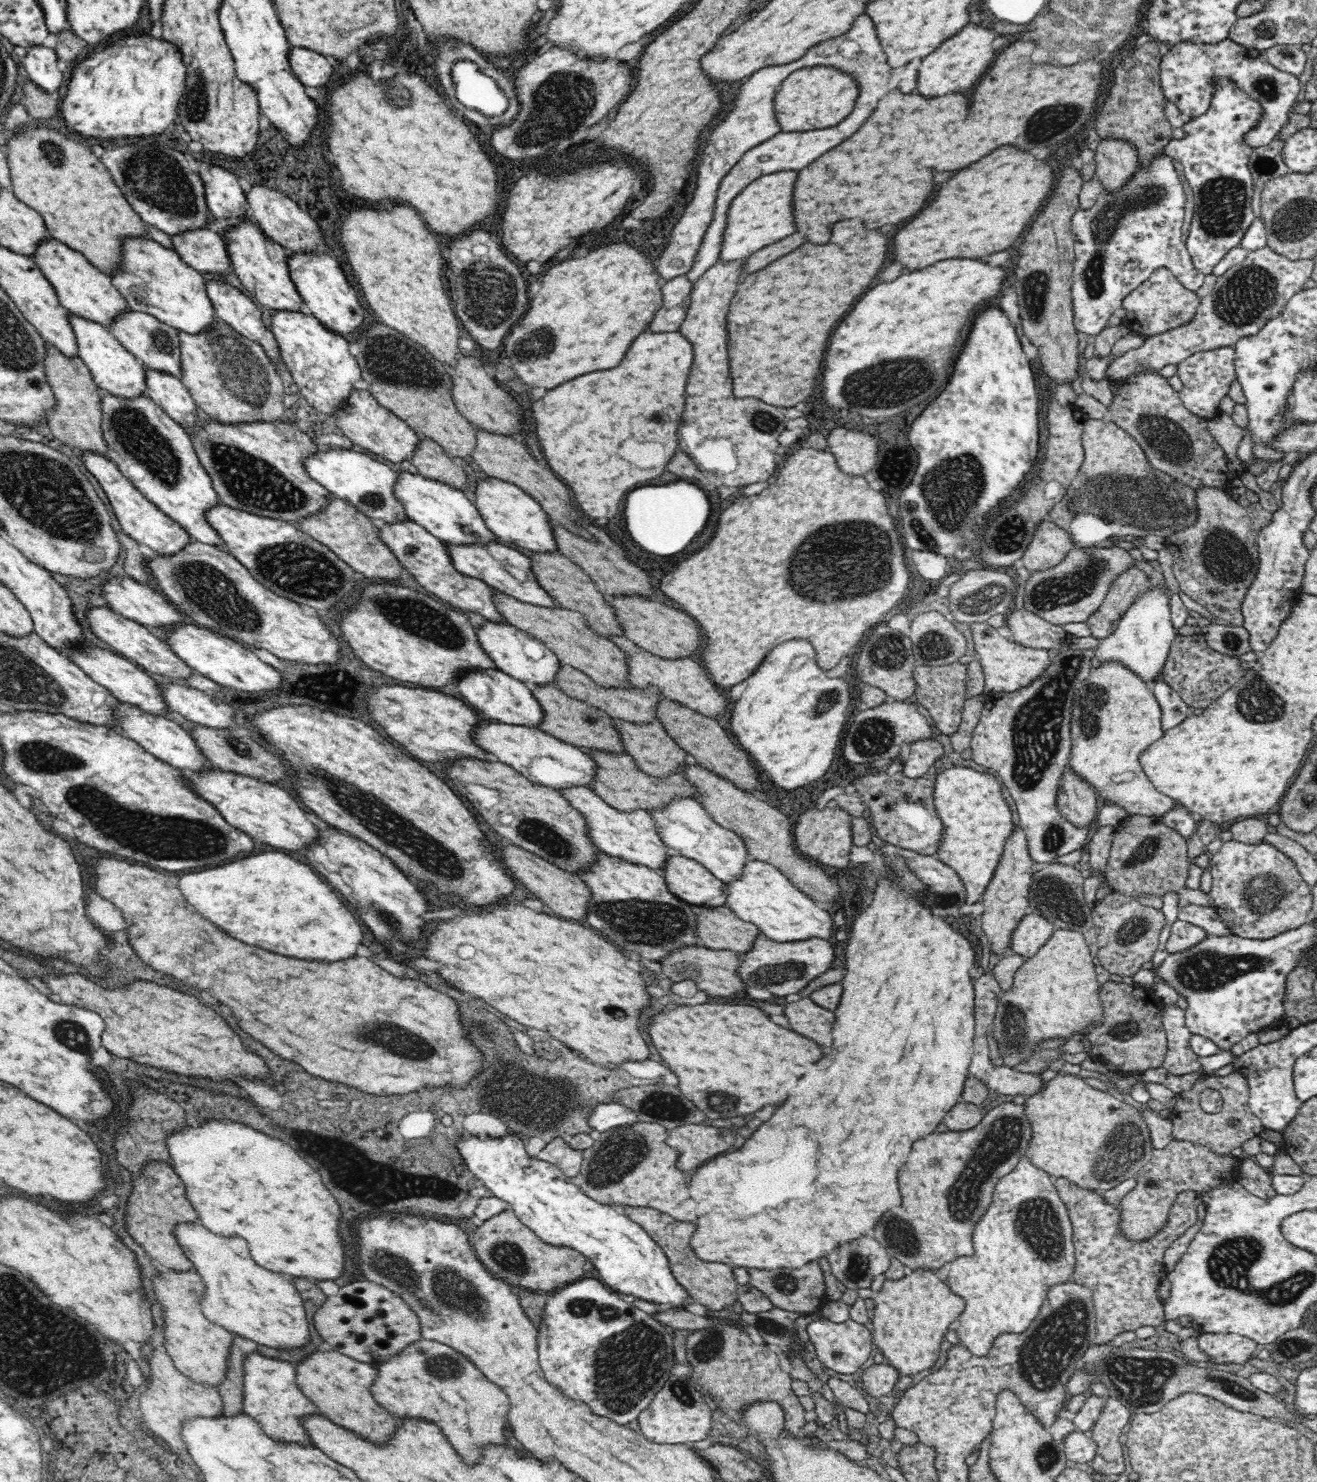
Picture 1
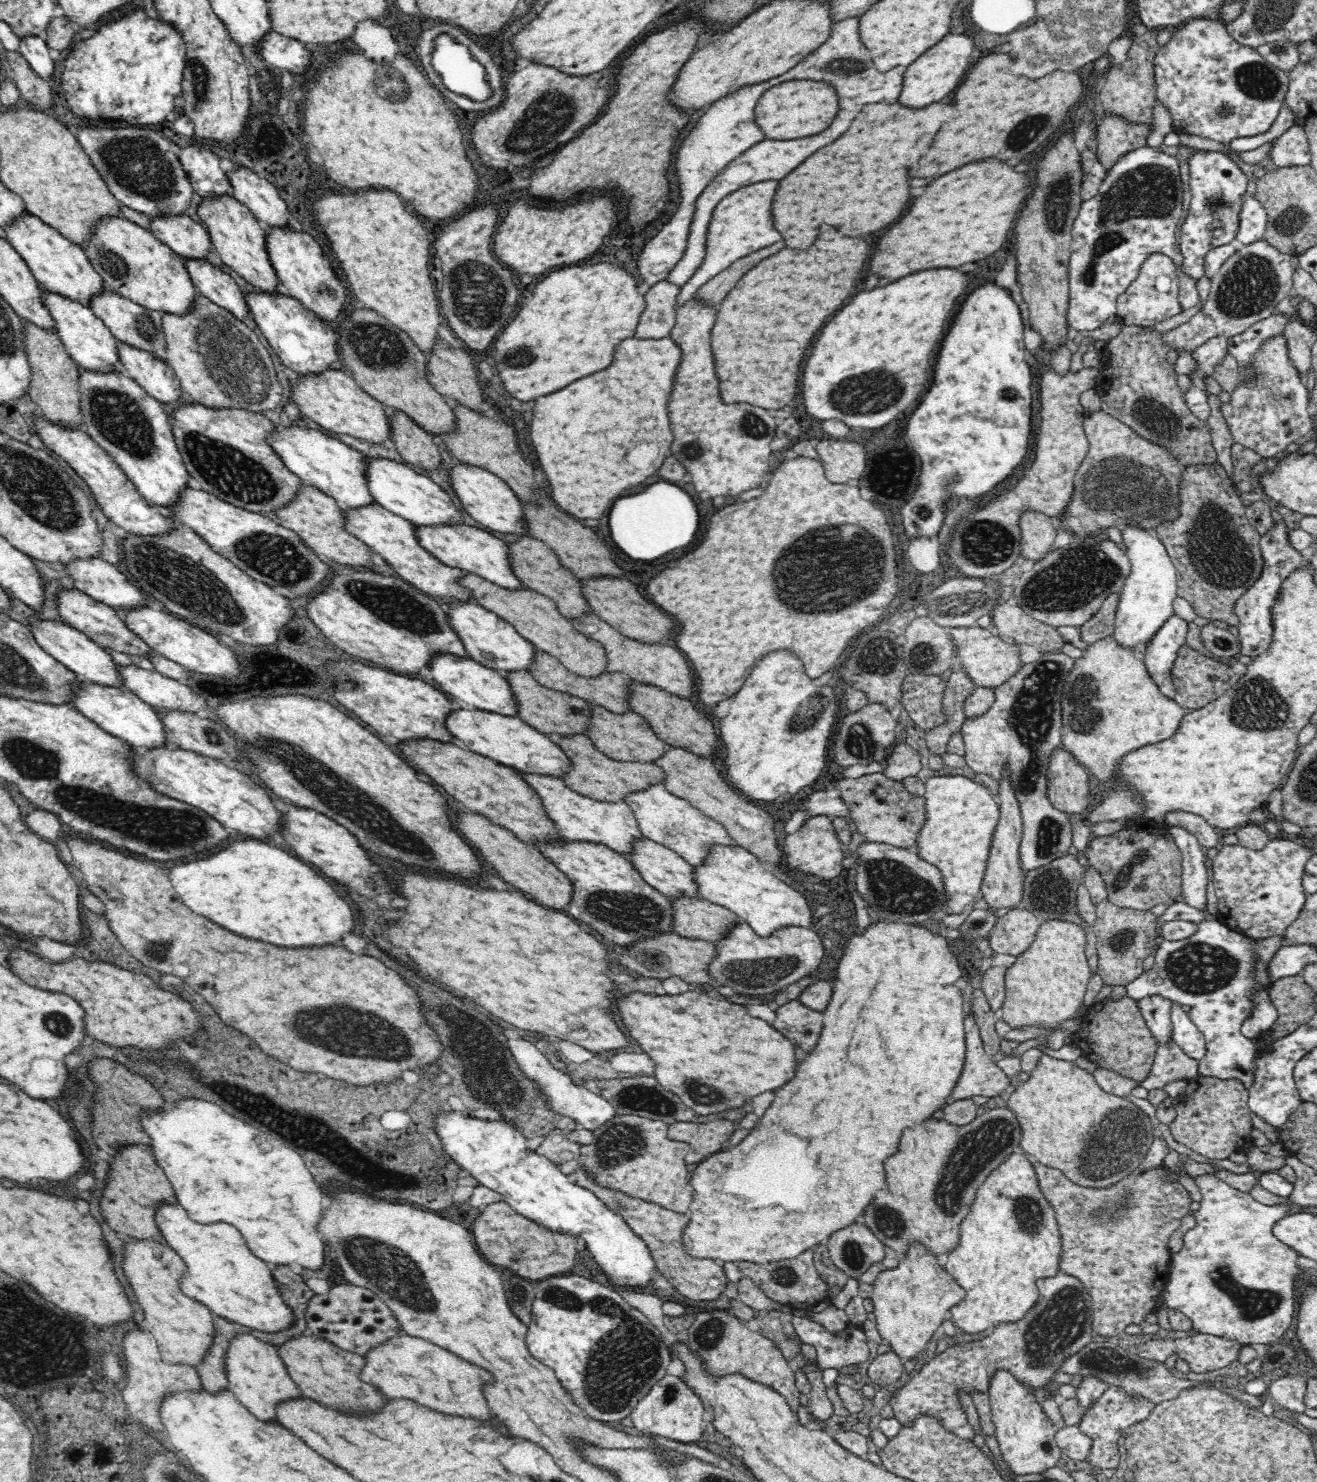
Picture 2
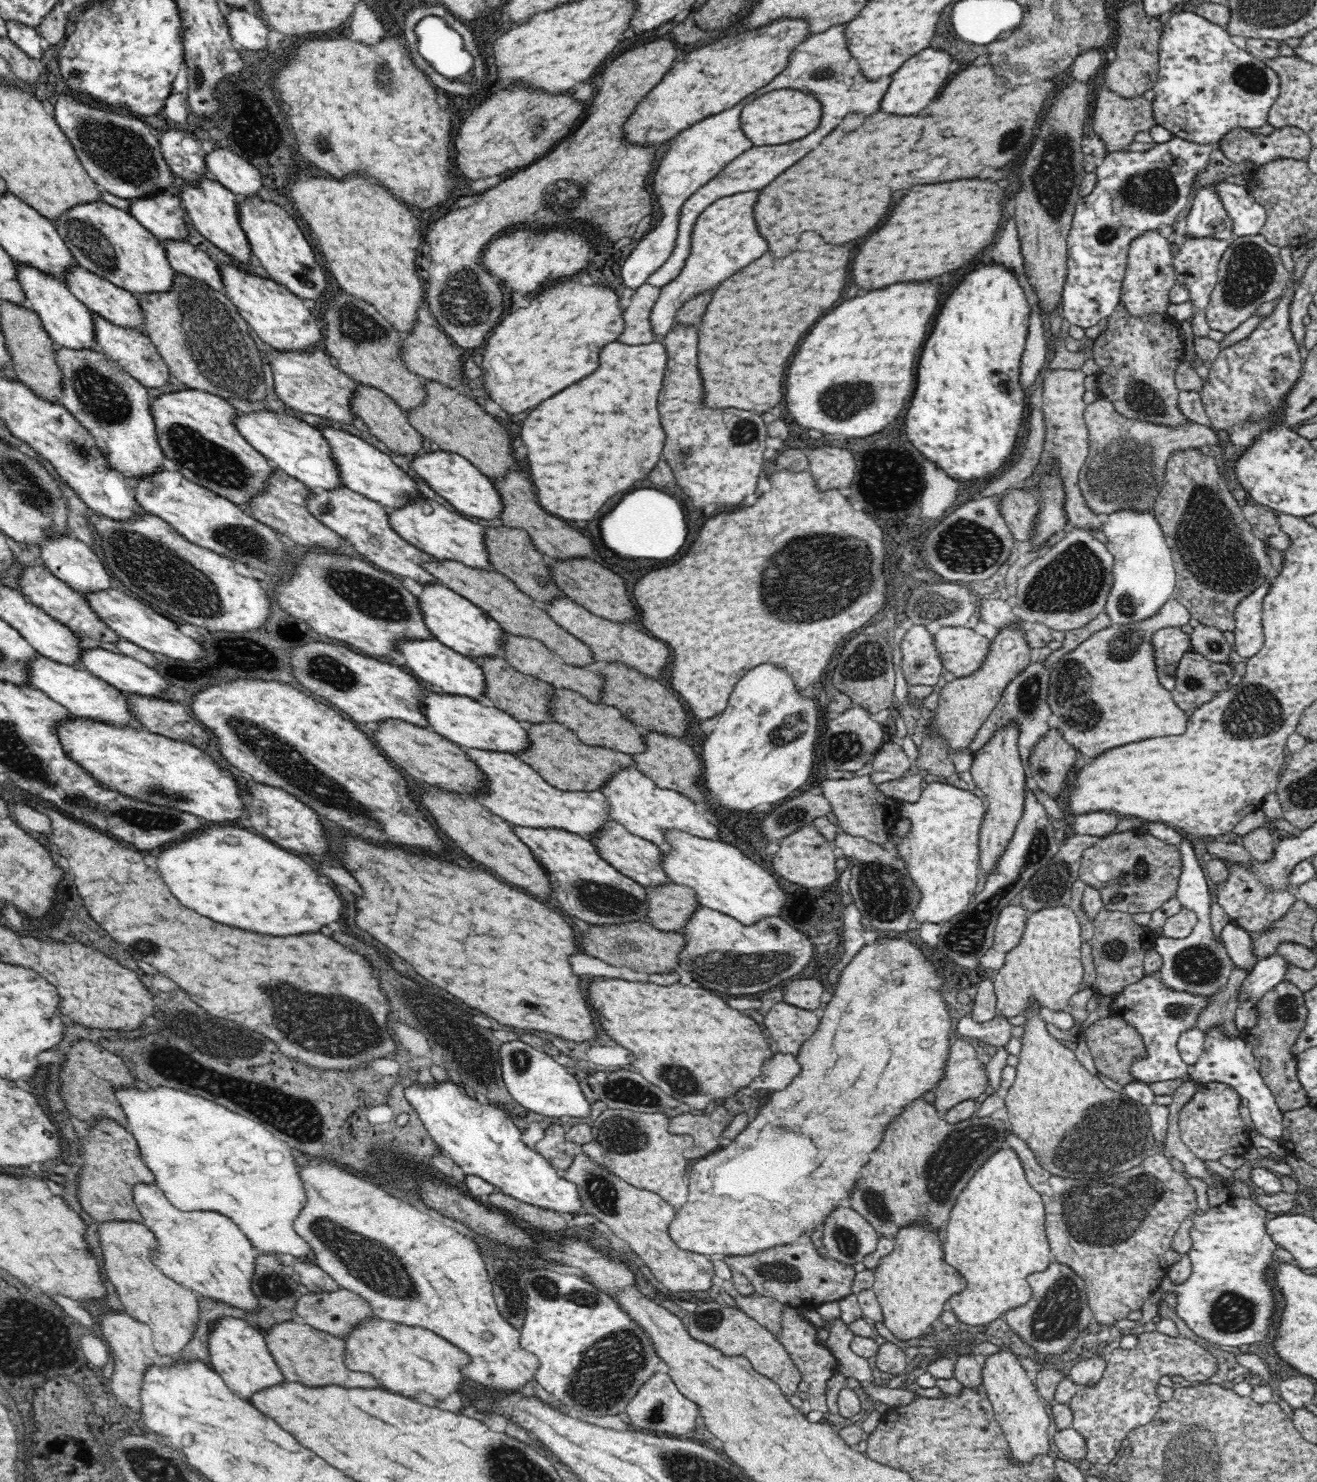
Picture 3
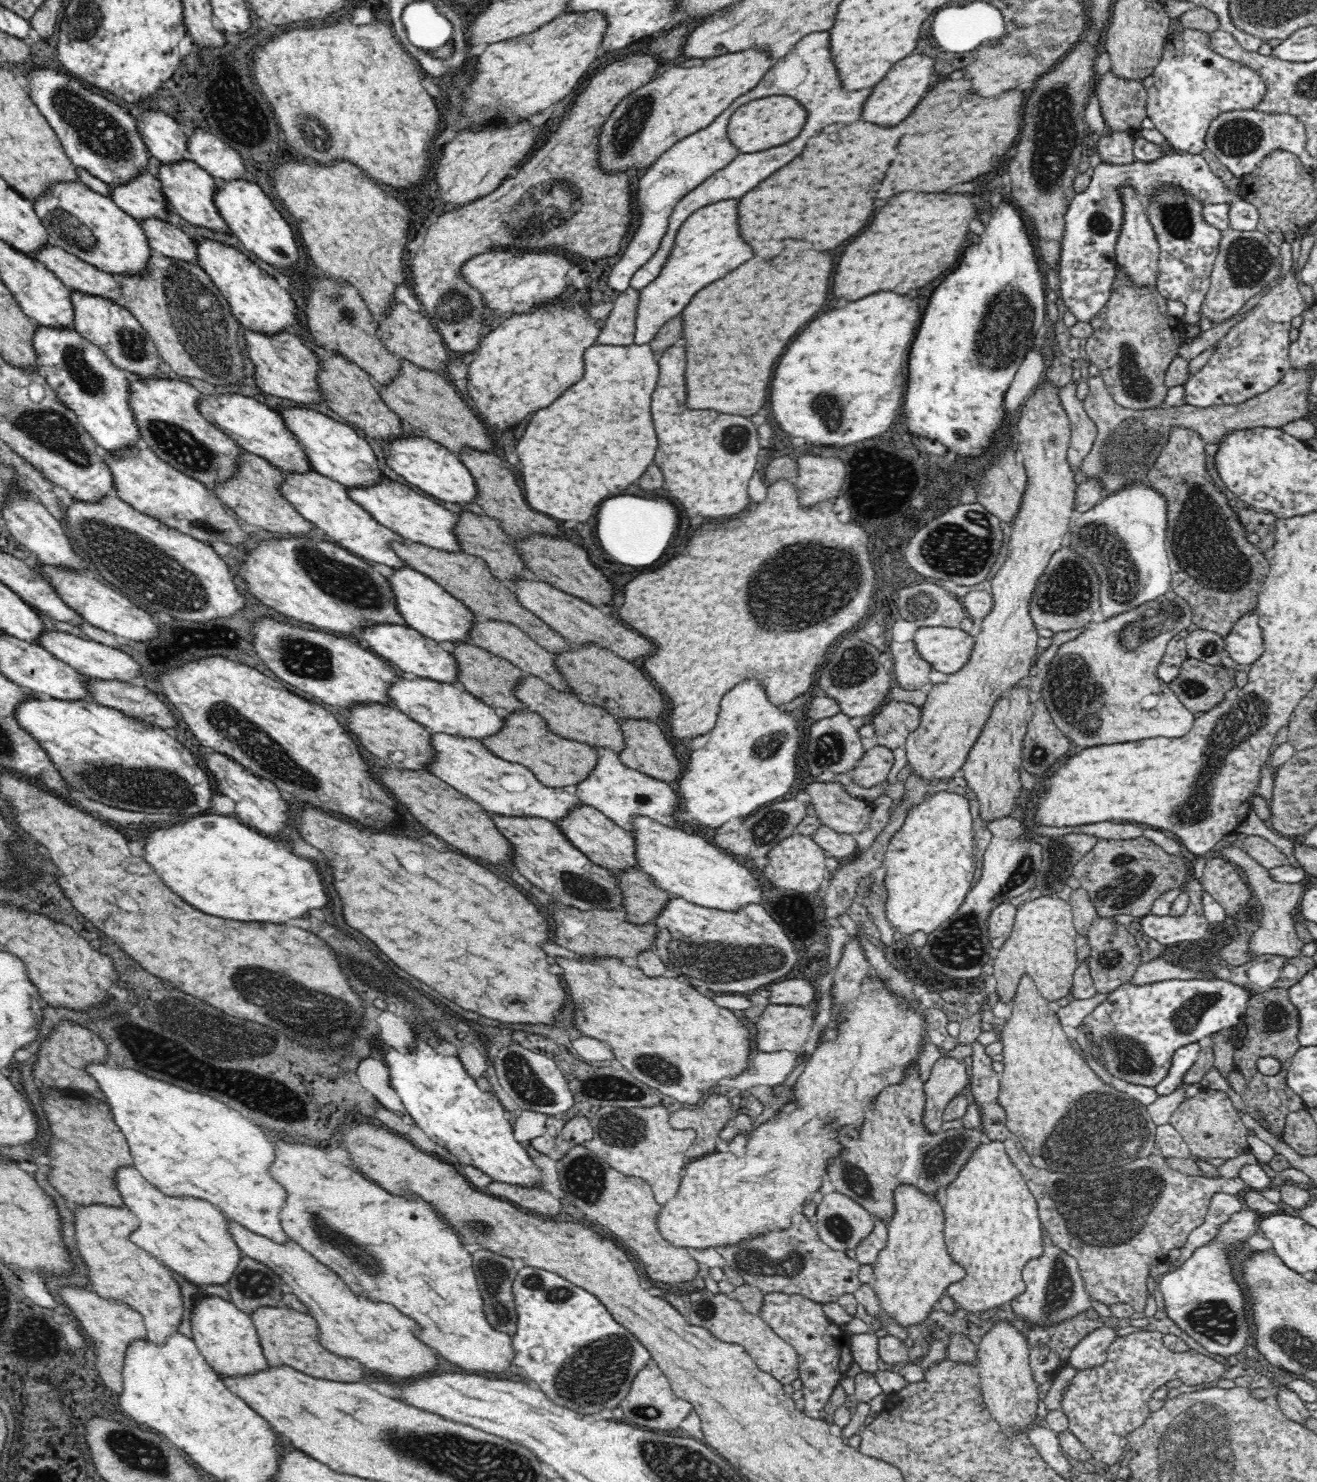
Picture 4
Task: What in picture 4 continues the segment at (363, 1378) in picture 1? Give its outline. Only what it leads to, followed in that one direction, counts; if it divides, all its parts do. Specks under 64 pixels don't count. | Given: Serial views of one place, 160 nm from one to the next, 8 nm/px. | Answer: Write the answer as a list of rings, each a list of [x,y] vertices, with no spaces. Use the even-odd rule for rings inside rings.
[[[280,1304],[280,1306],[258,1306],[252,1310],[250,1316],[258,1333],[262,1354],[270,1366],[288,1364],[310,1376],[326,1380],[346,1380],[346,1382],[354,1382],[366,1370],[358,1360],[338,1356],[324,1348],[316,1335],[318,1323],[314,1322],[314,1318],[308,1313]]]

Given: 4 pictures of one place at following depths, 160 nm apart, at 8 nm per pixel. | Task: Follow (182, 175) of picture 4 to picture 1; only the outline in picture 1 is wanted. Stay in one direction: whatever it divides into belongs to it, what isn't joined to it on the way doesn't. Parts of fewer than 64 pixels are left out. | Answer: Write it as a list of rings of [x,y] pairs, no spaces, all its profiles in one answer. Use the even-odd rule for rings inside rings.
[[[248,215],[238,224],[230,226],[222,236],[234,273],[242,282],[242,286],[252,292],[252,296],[262,304],[265,310],[302,312],[302,298],[290,280],[287,266],[288,251],[274,243]]]

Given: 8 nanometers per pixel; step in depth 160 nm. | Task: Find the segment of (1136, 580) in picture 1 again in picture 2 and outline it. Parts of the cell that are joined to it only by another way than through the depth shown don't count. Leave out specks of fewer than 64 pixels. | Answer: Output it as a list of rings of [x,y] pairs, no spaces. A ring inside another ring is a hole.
[[[1119,593],[1108,596],[1102,602],[1099,611],[1079,627],[1079,635],[1087,645],[1102,640],[1102,638],[1110,637],[1114,633],[1118,596]]]

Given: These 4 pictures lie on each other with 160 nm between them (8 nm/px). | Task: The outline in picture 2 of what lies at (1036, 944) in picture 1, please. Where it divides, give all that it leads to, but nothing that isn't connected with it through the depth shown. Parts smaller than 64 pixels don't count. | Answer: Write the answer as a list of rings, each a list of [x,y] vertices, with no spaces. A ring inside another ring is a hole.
[[[1019,907],[1000,915],[990,931],[991,949],[1000,954],[1016,957],[1034,940],[1040,921],[1028,909]]]

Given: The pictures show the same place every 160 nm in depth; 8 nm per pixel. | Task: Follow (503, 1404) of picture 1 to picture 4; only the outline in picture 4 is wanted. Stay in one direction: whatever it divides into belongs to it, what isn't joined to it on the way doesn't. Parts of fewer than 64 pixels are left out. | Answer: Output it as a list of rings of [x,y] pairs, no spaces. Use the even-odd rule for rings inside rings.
[[[226,1216],[227,1224],[228,1224],[228,1233],[230,1233],[230,1237],[234,1240],[234,1243],[238,1245],[238,1249],[240,1249],[240,1253],[242,1256],[248,1257],[251,1260],[256,1260],[261,1264],[264,1264],[268,1269],[274,1271],[278,1277],[282,1279],[288,1286],[291,1288],[291,1292],[298,1297],[301,1303],[304,1303],[304,1308],[306,1308],[306,1312],[310,1314],[312,1318],[314,1318],[314,1322],[318,1323],[318,1341],[324,1348],[327,1348],[330,1352],[337,1354],[338,1356],[343,1356],[344,1358],[354,1358],[364,1364],[364,1366],[368,1366],[370,1370],[378,1370],[378,1372],[382,1372],[384,1376],[390,1376],[390,1378],[398,1378],[398,1380],[404,1380],[404,1378],[416,1378],[416,1376],[424,1376],[424,1374],[428,1374],[428,1372],[434,1372],[436,1370],[436,1364],[438,1364],[438,1360],[436,1360],[436,1356],[434,1356],[434,1352],[432,1352],[432,1348],[430,1346],[426,1346],[424,1342],[420,1342],[420,1340],[413,1333],[414,1330],[418,1330],[418,1325],[412,1321],[412,1319],[404,1316],[395,1306],[388,1304],[386,1302],[374,1302],[366,1298],[363,1294],[359,1294],[359,1292],[354,1292],[352,1288],[350,1288],[344,1280],[339,1278],[339,1276],[332,1271],[328,1266],[324,1264],[320,1264],[316,1258],[312,1258],[310,1256],[310,1252],[306,1252],[300,1244],[296,1244],[294,1240],[288,1240],[286,1244],[282,1242],[282,1244],[278,1244],[275,1240],[270,1238],[266,1238],[266,1236],[260,1236],[254,1232],[250,1232],[248,1228],[244,1228],[244,1226],[236,1223],[236,1220],[228,1220]]]

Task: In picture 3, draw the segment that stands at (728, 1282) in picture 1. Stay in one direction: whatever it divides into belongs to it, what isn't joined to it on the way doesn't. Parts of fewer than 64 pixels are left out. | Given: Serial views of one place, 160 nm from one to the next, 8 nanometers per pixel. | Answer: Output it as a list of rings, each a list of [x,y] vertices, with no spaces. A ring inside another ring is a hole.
[[[584,1152],[572,1158],[572,1164],[564,1170],[563,1177],[576,1185],[582,1208],[596,1216],[616,1237],[624,1240],[631,1250],[646,1262],[646,1267],[667,1290],[698,1292],[712,1286],[715,1279],[713,1259],[705,1255],[696,1257],[694,1252],[682,1250],[676,1245],[668,1233],[676,1210],[657,1193],[628,1184],[601,1164],[594,1162]]]

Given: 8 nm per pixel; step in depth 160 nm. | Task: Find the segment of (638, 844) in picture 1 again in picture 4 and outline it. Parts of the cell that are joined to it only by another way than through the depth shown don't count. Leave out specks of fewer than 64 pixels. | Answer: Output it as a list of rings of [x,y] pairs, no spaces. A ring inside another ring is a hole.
[[[431,732],[430,736],[432,758],[423,768],[478,803],[489,814],[538,816],[552,821],[566,816],[572,806],[581,802],[575,785],[562,788],[544,786],[529,768],[499,759],[478,739],[445,732]]]

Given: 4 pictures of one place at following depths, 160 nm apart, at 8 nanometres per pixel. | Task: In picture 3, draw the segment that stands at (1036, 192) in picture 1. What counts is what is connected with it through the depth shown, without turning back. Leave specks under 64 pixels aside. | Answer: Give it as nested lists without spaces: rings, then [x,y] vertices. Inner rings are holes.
[[[956,180],[932,186],[912,186],[908,194],[892,208],[882,228],[878,228],[856,252],[852,262],[852,282],[864,290],[884,288],[896,282],[922,282],[944,272],[960,268],[972,260],[984,246],[992,244],[1002,222],[1002,188],[996,182]]]

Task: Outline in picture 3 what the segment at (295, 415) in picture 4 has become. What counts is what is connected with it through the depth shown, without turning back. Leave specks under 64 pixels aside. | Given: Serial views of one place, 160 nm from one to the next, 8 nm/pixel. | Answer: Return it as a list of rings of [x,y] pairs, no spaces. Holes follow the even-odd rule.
[[[316,426],[316,428],[324,435],[326,443],[330,445],[330,455],[338,467],[340,483],[343,486],[367,496],[387,509],[401,508],[400,506],[408,504],[410,498],[423,496],[418,491],[414,480],[404,470],[396,466],[390,456],[376,449],[374,445],[342,429],[335,429],[331,426]]]

